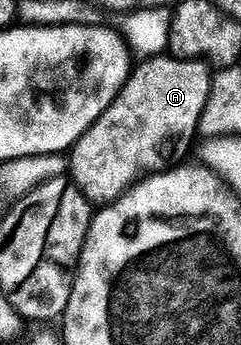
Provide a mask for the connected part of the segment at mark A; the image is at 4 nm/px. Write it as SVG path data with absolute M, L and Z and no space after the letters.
M149 57L139 63L113 104L83 133L68 156L72 182L94 205L120 199L146 173L184 164L193 138L199 135L200 119L212 91L214 72L210 64L200 58L172 57Z

